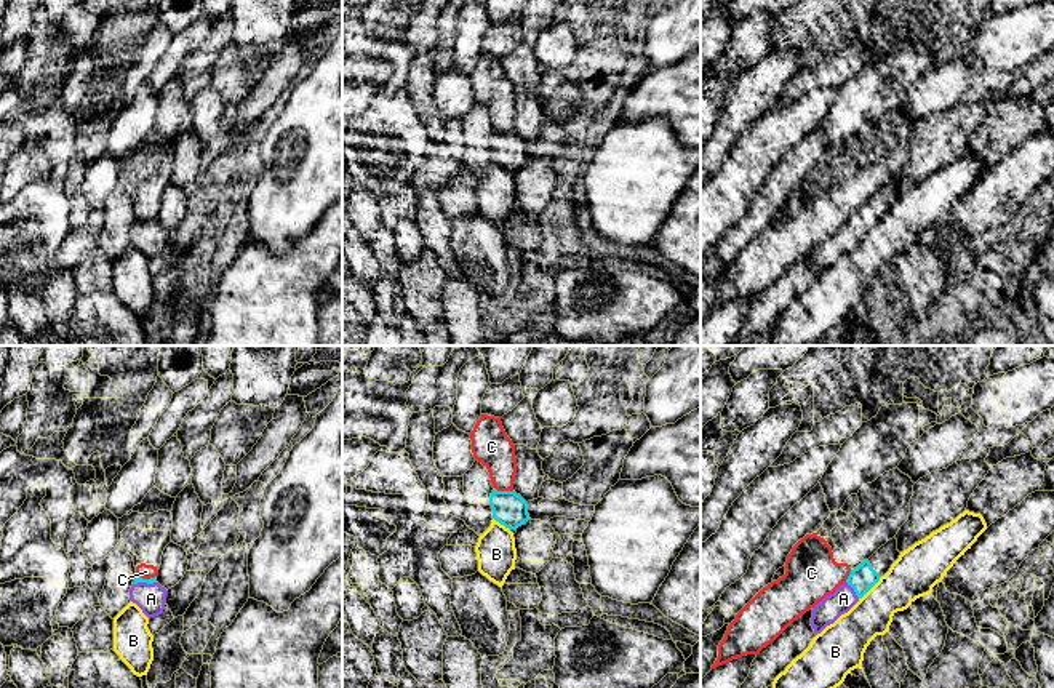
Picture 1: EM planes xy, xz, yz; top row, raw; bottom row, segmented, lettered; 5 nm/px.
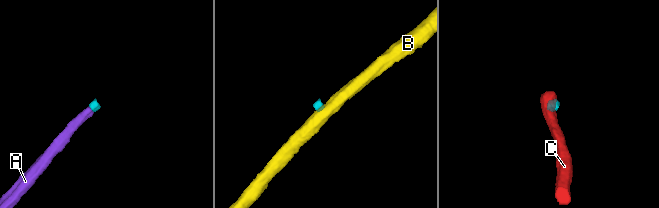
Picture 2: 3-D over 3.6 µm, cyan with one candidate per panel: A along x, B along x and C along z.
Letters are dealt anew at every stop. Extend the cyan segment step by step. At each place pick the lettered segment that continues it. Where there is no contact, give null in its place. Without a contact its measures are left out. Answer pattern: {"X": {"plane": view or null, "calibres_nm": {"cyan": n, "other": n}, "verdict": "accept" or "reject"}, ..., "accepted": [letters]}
{"A": {"plane": "yz", "calibres_nm": {"cyan": 130, "other": 120}, "verdict": "accept"}, "B": {"plane": "yz", "calibres_nm": {"cyan": 130, "other": 240}, "verdict": "reject"}, "C": {"plane": "xz", "calibres_nm": {"cyan": 170, "other": 200}, "verdict": "reject"}, "accepted": ["A"]}

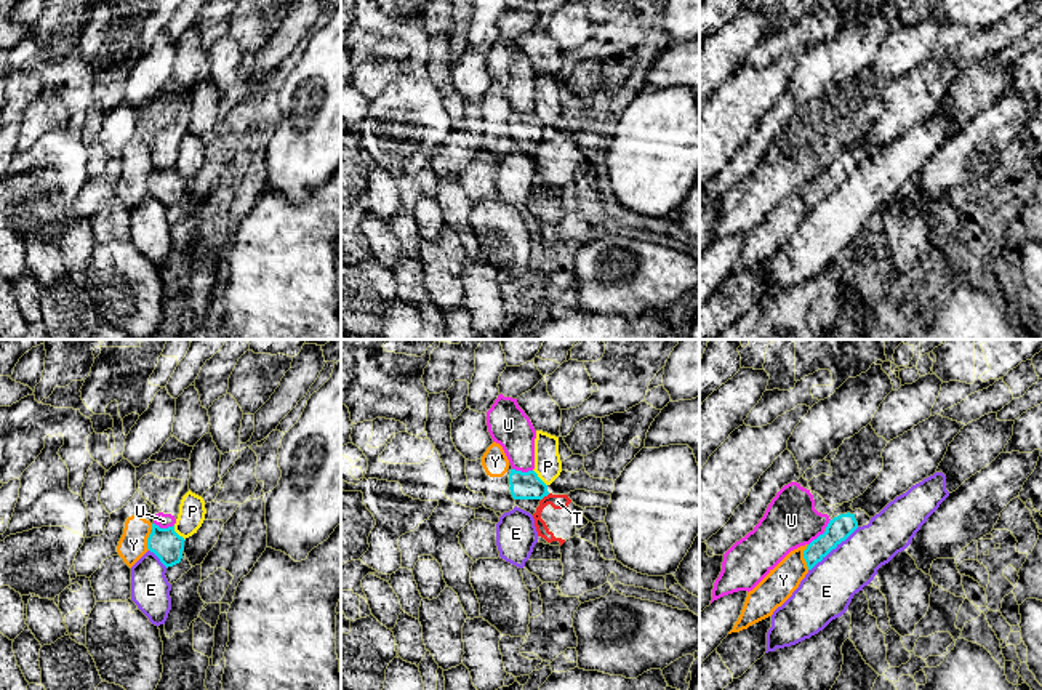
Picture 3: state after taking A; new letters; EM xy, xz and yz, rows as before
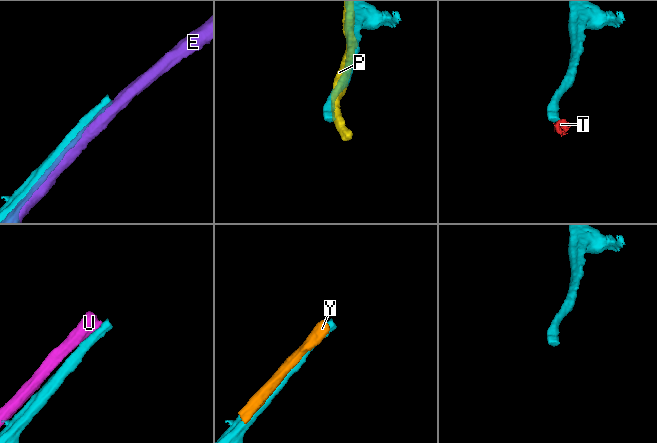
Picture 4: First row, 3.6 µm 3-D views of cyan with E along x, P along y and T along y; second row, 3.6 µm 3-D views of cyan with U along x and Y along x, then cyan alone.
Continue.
{"E": {"plane": "yz", "calibres_nm": {"cyan": 120, "other": 260}, "verdict": "reject"}, "P": {"plane": "xy", "calibres_nm": {"cyan": 160, "other": 130}, "verdict": "reject"}, "T": {"plane": "xz", "calibres_nm": {"cyan": 140, "other": 80}, "verdict": "reject"}, "U": {"plane": "xy", "calibres_nm": {"cyan": 160, "other": 80}, "verdict": "reject"}, "Y": {"plane": "yz", "calibres_nm": {"cyan": 120, "other": 160}, "verdict": "reject"}, "accepted": []}

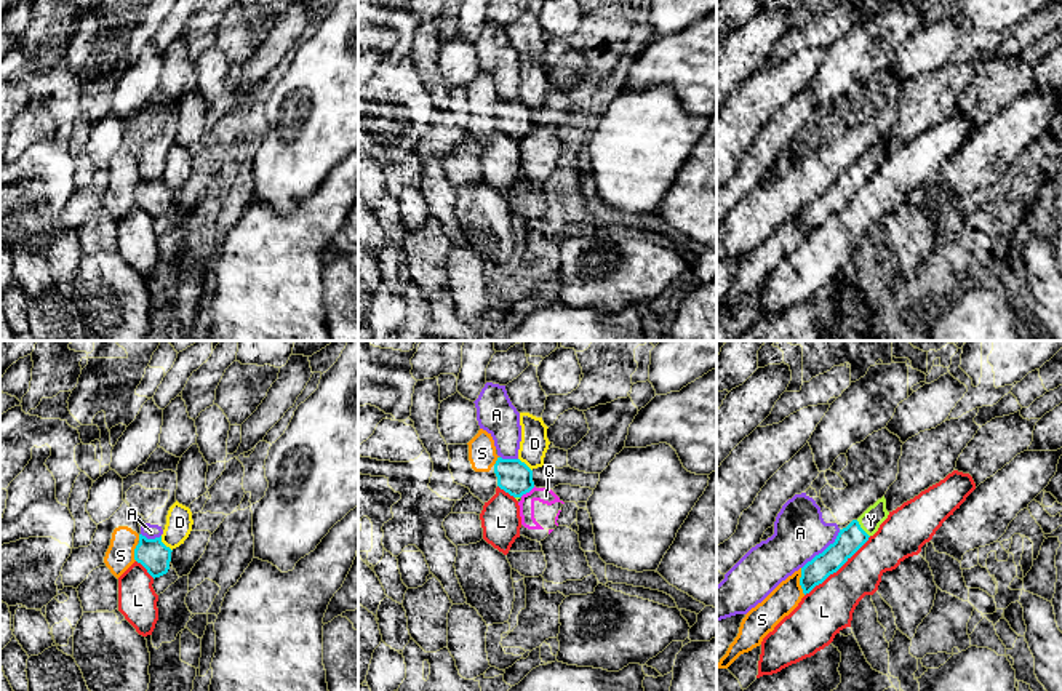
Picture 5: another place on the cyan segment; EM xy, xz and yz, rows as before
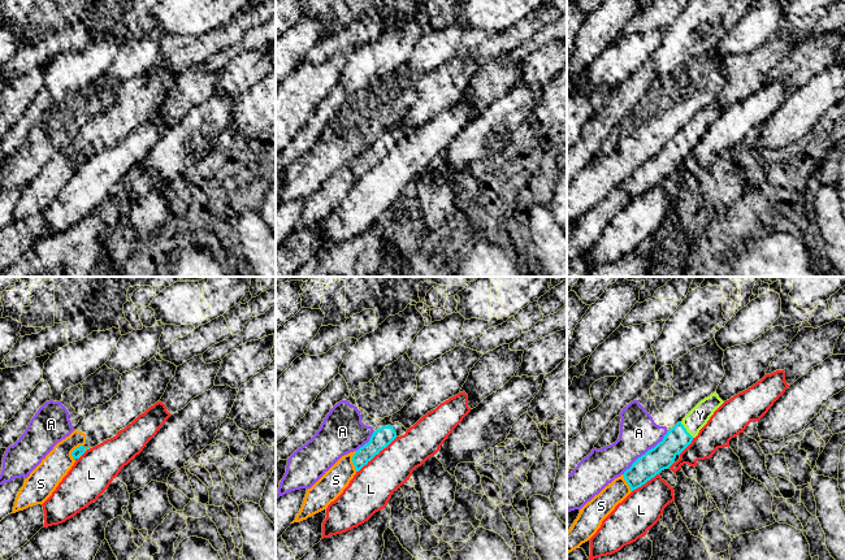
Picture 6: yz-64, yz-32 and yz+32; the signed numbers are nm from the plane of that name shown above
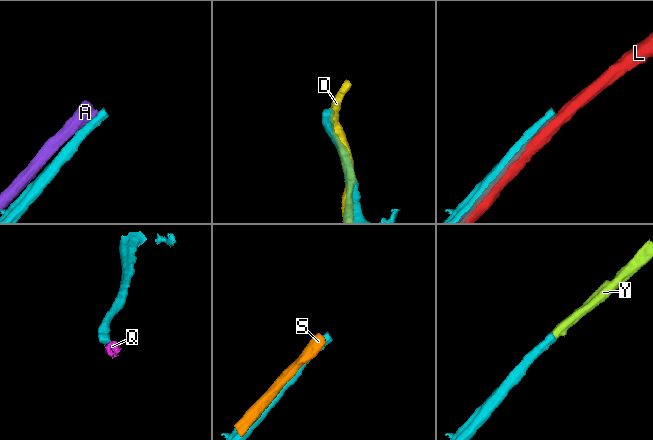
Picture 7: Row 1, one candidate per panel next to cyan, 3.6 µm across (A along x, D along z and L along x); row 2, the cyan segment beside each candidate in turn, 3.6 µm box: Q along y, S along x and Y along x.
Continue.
{"A": {"plane": "yz", "calibres_nm": {"cyan": 140, "other": 280}, "verdict": "reject"}, "D": {"plane": "xy", "calibres_nm": {"cyan": 160, "other": 130}, "verdict": "reject"}, "L": {"plane": "yz", "calibres_nm": {"cyan": 140, "other": 240}, "verdict": "reject"}, "Q": {"plane": "xz", "calibres_nm": {"cyan": 170, "other": 80}, "verdict": "reject"}, "S": {"plane": "yz", "calibres_nm": {"cyan": 120, "other": 150}, "verdict": "reject"}, "Y": {"plane": "yz", "calibres_nm": {"cyan": 140, "other": 110}, "verdict": "accept"}, "accepted": ["Y"]}

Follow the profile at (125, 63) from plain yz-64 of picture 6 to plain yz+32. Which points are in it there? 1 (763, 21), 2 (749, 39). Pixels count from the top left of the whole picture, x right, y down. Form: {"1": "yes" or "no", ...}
{"1": "yes", "2": "yes"}

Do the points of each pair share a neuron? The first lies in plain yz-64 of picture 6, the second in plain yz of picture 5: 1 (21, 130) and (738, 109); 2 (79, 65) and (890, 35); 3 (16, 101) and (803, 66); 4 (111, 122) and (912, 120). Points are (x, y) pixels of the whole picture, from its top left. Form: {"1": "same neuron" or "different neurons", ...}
{"1": "different neurons", "2": "same neuron", "3": "same neuron", "4": "same neuron"}

